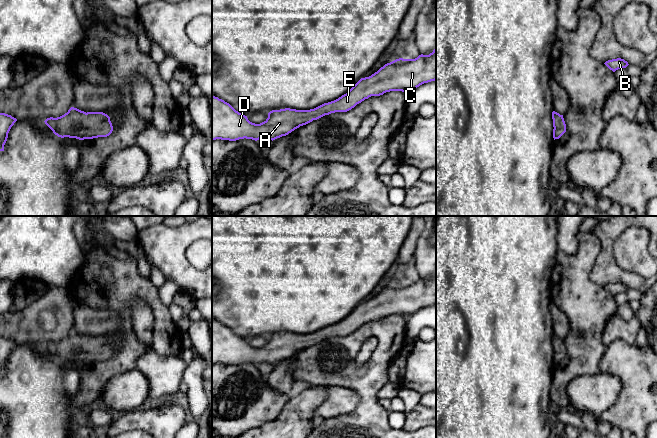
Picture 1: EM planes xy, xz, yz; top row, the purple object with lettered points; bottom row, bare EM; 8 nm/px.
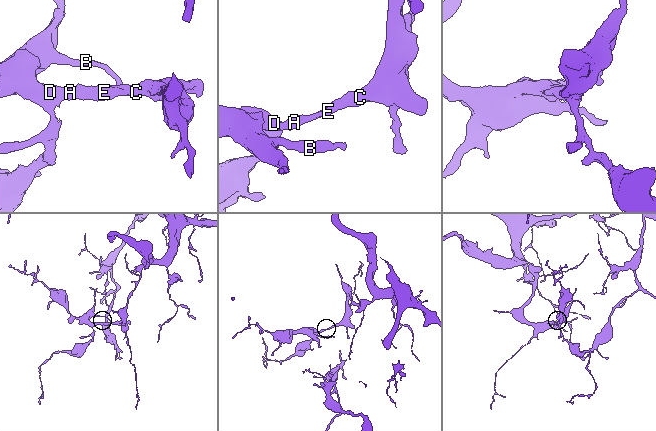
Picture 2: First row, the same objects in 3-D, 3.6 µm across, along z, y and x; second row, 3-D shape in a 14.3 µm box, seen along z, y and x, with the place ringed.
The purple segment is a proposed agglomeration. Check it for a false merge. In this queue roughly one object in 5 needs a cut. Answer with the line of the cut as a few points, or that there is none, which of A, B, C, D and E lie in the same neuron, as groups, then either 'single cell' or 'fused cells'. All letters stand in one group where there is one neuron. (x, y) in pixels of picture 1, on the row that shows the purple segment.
no cut | A B C D E | single cell

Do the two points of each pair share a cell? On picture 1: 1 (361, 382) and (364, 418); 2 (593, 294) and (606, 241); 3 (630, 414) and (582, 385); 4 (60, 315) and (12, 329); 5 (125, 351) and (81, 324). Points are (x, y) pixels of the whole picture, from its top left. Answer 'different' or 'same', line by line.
1: same
2: different
3: different
4: same
5: different

